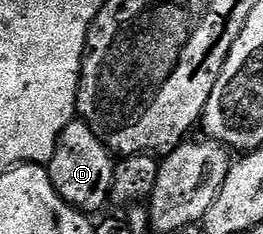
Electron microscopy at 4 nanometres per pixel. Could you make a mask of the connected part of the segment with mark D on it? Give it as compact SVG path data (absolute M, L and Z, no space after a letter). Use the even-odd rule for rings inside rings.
M74 118L62 130L56 143L56 153L46 165L50 178L54 182L54 190L71 208L79 212L93 214L103 213L104 203L109 203L114 182L116 160L113 153L100 141L95 128L89 126L85 120Z

